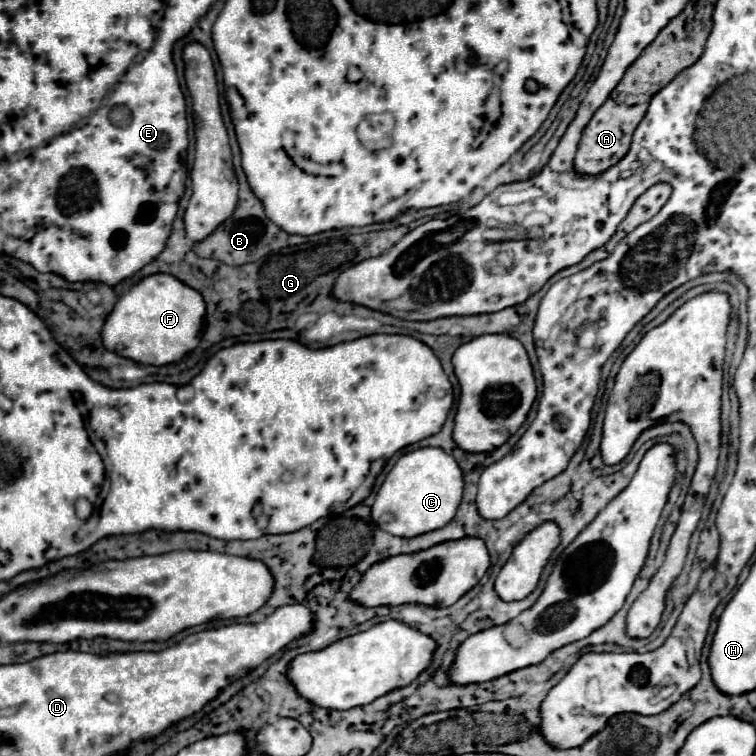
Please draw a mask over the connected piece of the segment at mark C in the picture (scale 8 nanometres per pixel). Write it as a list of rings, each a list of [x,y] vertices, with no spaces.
[[[417,448],[399,456],[393,470],[387,474],[371,506],[371,518],[377,528],[393,536],[413,538],[449,524],[461,504],[461,496],[463,474],[455,458],[441,448]]]

